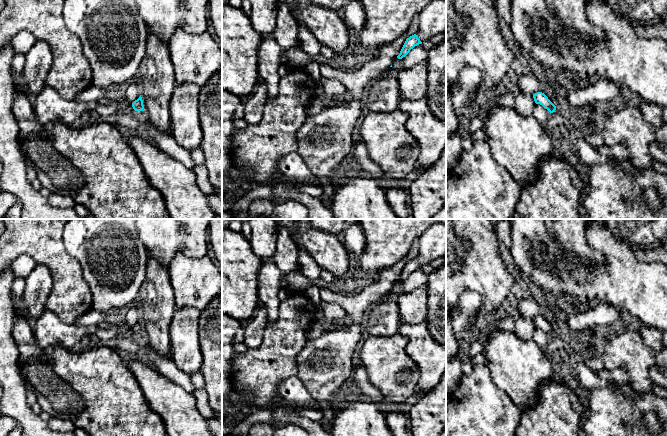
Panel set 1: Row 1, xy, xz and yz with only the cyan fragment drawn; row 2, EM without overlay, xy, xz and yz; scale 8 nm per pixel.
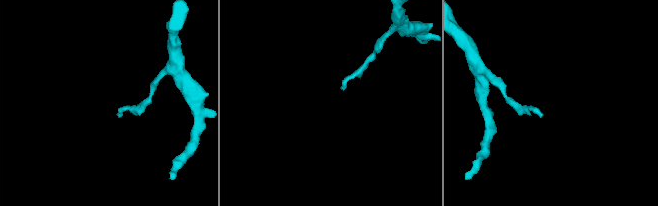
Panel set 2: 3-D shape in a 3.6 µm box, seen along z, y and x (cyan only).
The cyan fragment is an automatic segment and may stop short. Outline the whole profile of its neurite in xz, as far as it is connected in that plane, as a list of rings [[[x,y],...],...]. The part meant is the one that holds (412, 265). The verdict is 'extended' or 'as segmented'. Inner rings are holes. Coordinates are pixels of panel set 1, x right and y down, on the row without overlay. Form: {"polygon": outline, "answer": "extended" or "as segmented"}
{"polygon": [[[416,258],[410,260],[409,262],[406,263],[400,275],[400,278],[397,280],[397,282],[402,283],[410,276],[411,273],[413,273],[415,270],[419,268],[422,268],[422,266],[420,265],[420,263],[418,262]]], "answer": "as segmented"}

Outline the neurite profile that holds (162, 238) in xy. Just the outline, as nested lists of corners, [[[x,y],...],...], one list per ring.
[[[137,219],[136,228],[140,241],[149,257],[158,260],[169,270],[171,259],[177,253],[191,258],[204,258],[210,248],[208,240],[211,219]]]

